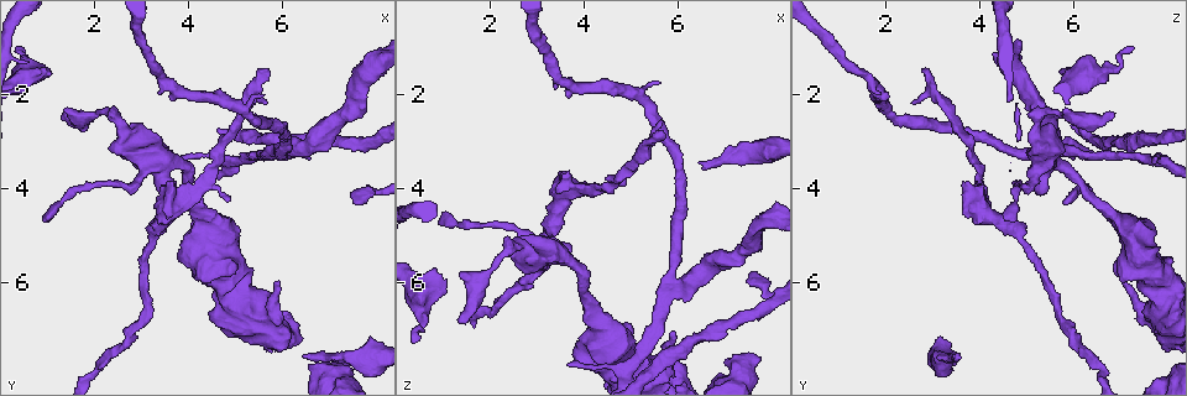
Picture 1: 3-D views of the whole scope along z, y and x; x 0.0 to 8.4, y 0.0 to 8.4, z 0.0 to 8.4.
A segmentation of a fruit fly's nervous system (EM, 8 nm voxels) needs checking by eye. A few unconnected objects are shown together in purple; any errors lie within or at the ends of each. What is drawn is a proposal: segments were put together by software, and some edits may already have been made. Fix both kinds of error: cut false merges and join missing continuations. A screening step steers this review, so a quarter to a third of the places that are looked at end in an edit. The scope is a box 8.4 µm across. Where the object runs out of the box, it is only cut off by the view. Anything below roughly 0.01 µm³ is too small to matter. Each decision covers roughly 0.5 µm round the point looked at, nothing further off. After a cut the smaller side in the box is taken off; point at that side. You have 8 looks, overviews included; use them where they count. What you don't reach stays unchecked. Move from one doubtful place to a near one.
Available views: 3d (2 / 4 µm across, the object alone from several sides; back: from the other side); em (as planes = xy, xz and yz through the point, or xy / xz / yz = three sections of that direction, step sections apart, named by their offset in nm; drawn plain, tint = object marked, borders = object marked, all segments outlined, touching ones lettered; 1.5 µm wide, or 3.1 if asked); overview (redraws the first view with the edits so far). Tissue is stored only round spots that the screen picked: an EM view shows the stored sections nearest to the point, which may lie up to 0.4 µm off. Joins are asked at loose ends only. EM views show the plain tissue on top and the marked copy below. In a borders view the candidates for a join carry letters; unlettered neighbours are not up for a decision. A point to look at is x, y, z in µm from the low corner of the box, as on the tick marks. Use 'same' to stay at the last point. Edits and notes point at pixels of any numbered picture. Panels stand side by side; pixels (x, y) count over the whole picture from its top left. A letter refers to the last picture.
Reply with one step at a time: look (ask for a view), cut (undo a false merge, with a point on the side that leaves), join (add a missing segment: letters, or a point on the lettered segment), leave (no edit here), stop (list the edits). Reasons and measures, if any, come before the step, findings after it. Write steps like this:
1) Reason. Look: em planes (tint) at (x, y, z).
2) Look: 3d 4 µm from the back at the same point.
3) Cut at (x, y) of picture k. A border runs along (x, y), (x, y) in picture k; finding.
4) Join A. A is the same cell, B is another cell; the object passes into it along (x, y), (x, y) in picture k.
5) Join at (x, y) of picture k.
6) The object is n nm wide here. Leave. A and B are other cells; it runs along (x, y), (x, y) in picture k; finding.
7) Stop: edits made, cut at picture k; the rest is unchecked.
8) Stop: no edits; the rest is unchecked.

Sudden change in width. Look: em planes (borders) at (4.35, 4.00, 4.00).

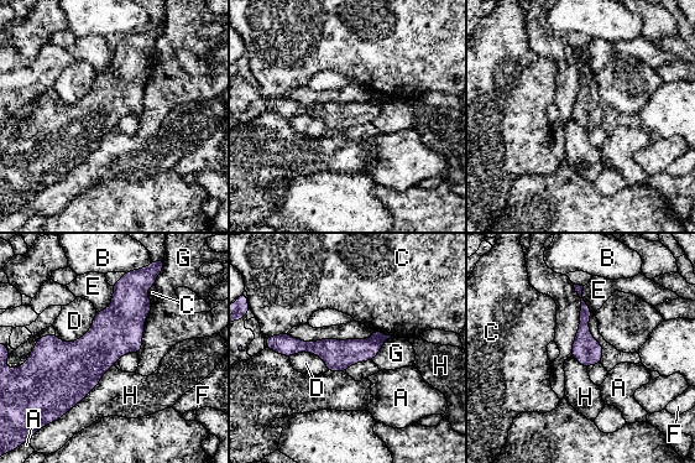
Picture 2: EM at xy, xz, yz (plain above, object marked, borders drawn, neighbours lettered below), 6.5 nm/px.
The object is 180 nm wide here; the longest contact is with H, 500 nm. Leave. A, B, C, D, E, F, G and H are other cells; all the same neuron.

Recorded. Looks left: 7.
End of a long branch. Look: 3d 2 µm at (6.50, 7.55, 3.40).

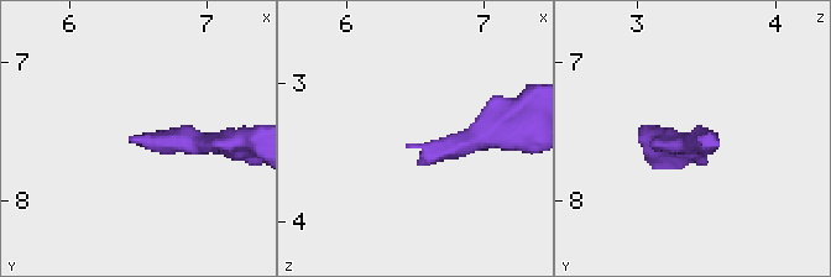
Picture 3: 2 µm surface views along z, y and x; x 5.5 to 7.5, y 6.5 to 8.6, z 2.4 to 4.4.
Need the tissue. Look: em yz step 4 (tint) at (6.46, 7.56, 3.42).

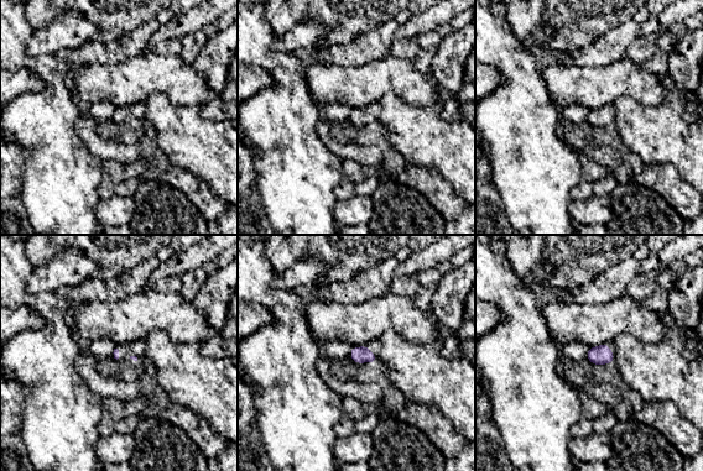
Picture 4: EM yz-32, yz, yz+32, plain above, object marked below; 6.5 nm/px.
Look: em planes (borders) at the same point.

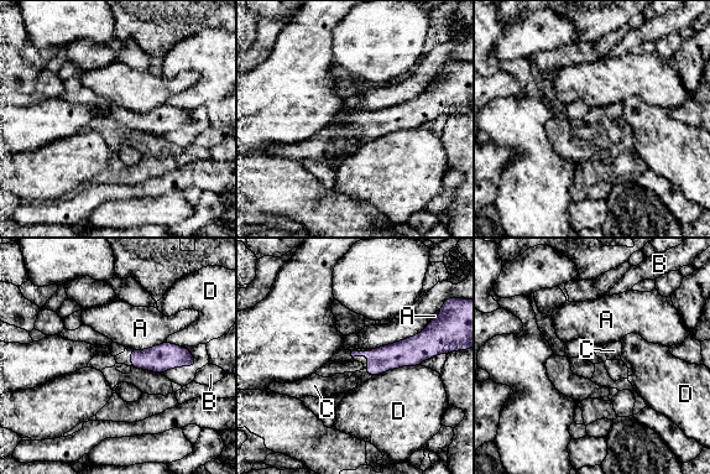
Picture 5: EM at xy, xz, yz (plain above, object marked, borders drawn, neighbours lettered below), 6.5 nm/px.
Join C. C is the same cell, A, B and D are other cells; it goes on there.

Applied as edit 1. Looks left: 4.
Look: overview.

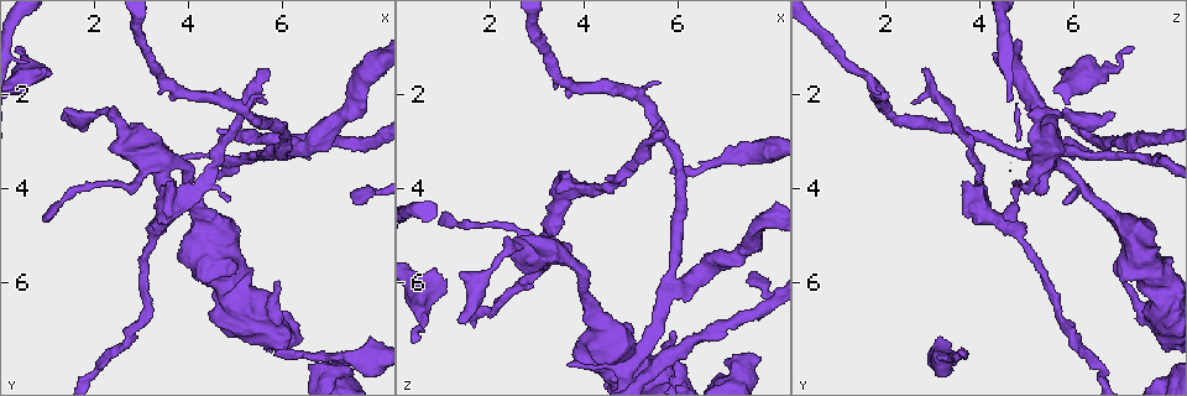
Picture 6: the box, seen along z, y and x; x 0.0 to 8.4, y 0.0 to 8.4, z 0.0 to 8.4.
Stops while still wide. Look: em yz step 8 (tint) at (0.95, 1.40, 5.90).

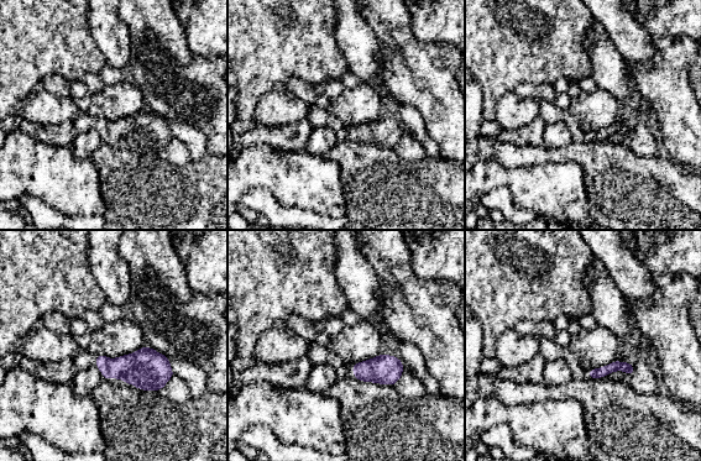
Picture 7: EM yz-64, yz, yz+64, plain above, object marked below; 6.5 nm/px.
Look: em planes (borders) at the same point.

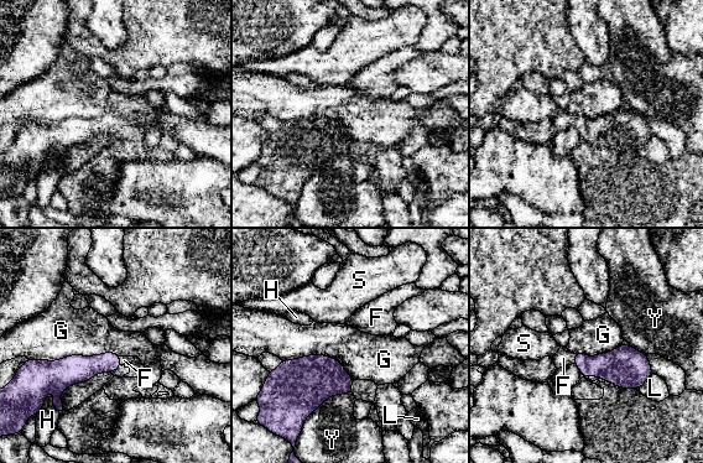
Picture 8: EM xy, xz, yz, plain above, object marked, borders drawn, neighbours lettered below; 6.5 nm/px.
Join F. F is the same cell, G, H, L, S and Y are other cells; the object passes into it along (612, 365), (574, 359), (563, 358) in picture 8; the neuron continues.

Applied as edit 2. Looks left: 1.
Stop: edits made, join at picture 5, join at picture 8; the rest is unchecked.

